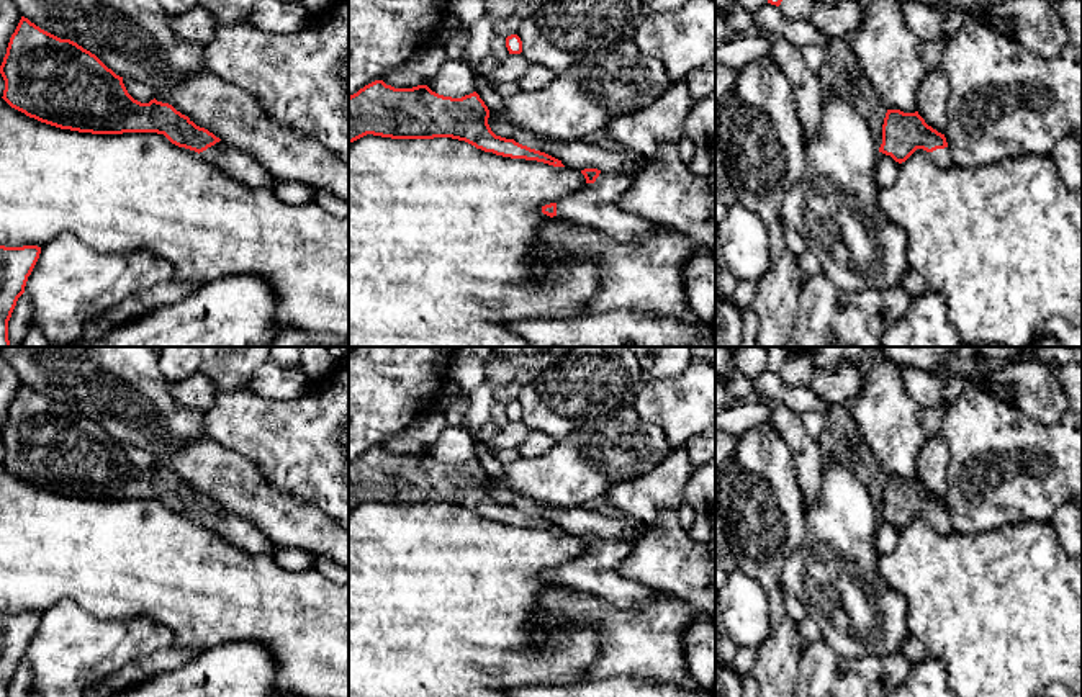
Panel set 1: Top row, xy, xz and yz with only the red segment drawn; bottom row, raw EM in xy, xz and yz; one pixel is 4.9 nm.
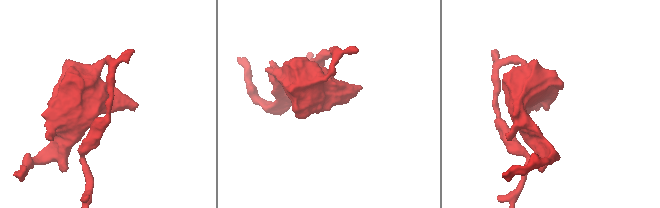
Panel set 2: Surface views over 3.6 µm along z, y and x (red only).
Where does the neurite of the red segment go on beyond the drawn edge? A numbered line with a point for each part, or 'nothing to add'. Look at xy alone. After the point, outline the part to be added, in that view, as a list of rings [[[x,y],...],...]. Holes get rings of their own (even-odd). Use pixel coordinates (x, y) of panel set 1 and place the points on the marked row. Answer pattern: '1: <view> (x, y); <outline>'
1: xy (238, 164); [[[219,141],[200,152],[200,157],[249,188],[275,188],[277,180],[252,155],[232,144]]]

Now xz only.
1: xz (598, 205); [[[602,170],[594,183],[557,201],[557,218],[591,226],[619,242],[632,242],[651,231],[651,223],[620,208],[632,177]]]

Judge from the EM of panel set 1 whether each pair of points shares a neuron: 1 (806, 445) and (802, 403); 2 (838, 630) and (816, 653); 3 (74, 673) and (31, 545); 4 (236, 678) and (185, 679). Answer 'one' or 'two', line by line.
1: two
2: two
3: two
4: one

